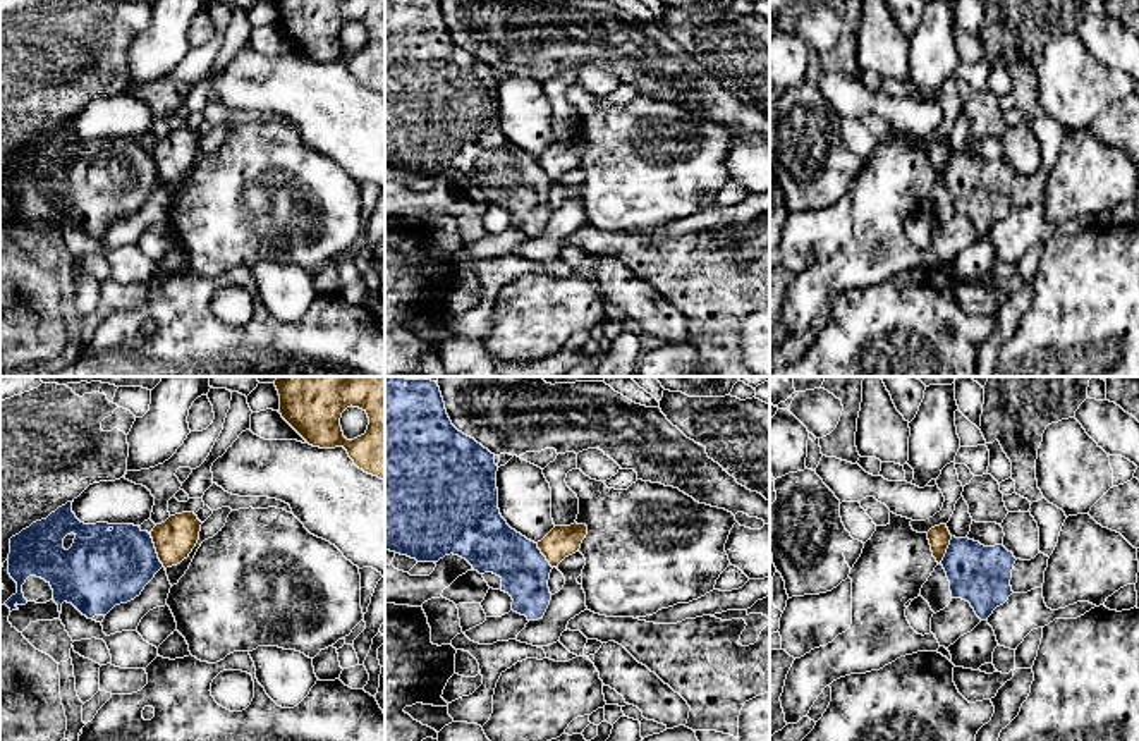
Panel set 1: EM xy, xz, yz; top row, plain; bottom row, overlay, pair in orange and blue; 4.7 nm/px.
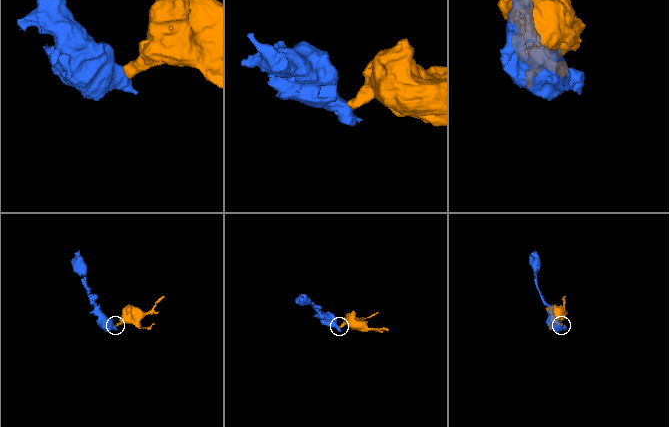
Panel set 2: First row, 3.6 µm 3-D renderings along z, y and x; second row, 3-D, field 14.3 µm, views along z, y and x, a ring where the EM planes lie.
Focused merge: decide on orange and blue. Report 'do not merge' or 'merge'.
do not merge

